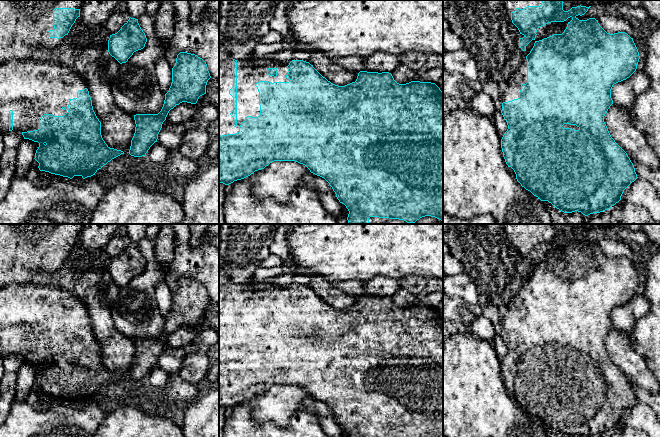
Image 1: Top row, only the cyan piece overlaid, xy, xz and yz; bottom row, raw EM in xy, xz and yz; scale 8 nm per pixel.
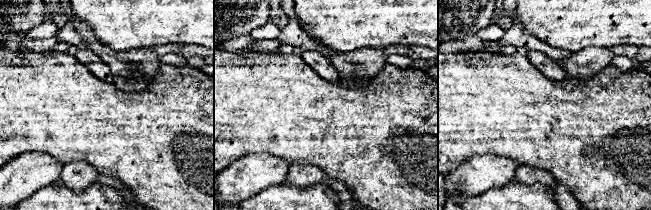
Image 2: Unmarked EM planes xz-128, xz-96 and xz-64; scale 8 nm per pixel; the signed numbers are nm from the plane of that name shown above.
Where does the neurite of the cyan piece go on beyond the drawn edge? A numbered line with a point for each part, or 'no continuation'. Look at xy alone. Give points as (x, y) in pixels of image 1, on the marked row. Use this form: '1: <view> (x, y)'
1: xy (30, 88)

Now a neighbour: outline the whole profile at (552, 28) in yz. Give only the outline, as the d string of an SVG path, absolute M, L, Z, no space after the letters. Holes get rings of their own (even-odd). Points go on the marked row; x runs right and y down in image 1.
M568 21L564 22L551 22L542 27L539 27L536 32L536 41L542 40L554 34L562 34L566 29Z

